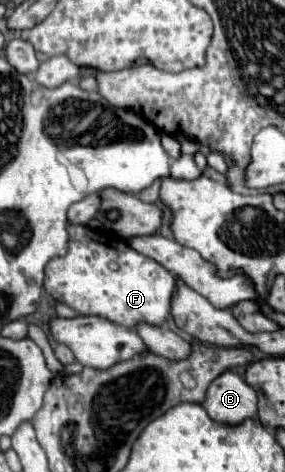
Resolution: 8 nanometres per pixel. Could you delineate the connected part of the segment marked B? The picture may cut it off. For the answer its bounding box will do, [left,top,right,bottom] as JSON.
[203,370,257,426]

